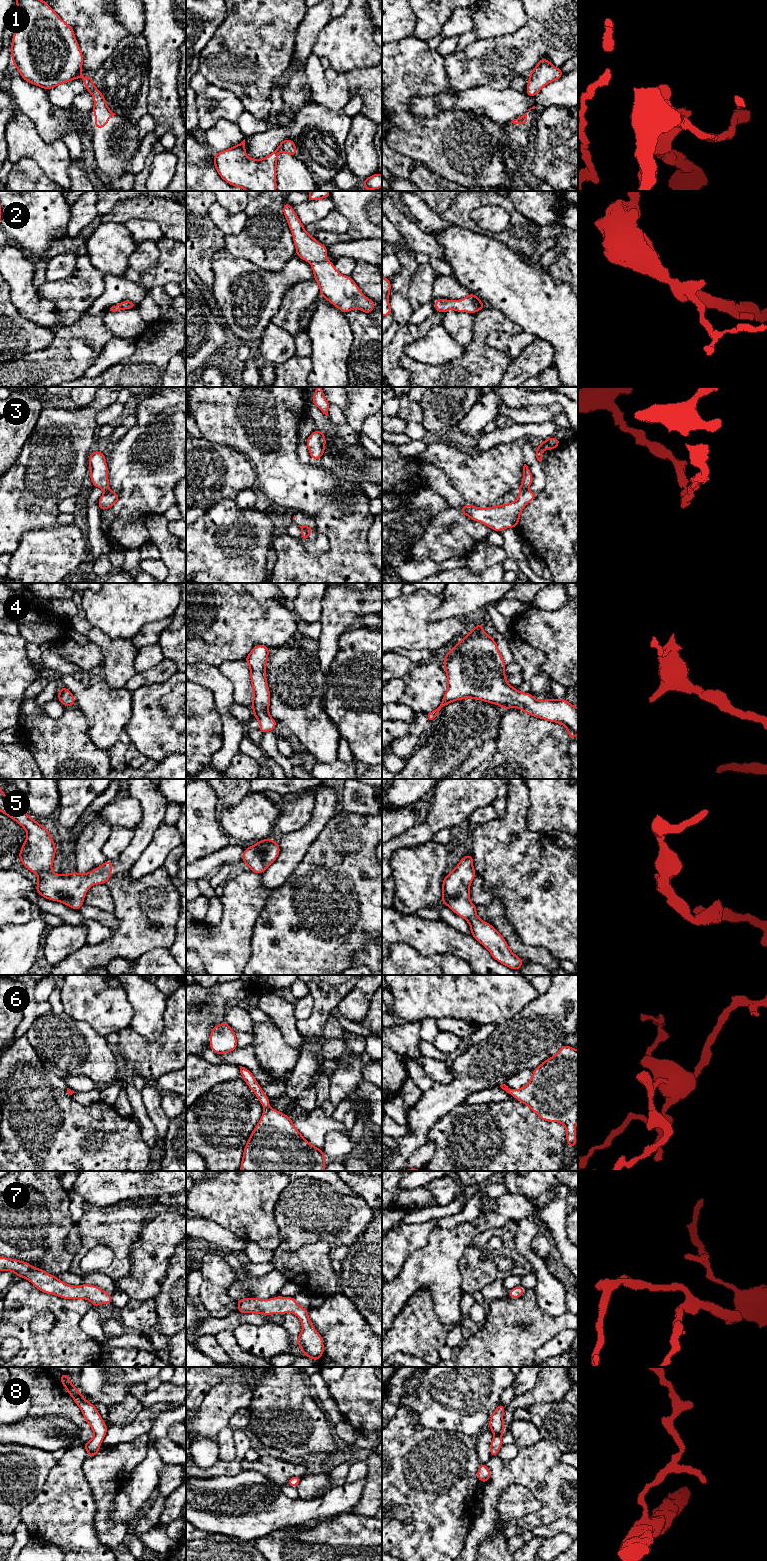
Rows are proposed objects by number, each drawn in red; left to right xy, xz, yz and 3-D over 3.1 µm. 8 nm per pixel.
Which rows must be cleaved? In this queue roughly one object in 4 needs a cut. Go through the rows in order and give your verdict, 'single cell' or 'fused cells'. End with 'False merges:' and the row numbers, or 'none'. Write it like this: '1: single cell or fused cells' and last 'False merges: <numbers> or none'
1: single cell
2: single cell
3: fused cells
4: single cell
5: single cell
6: single cell
7: single cell
8: single cell
False merges: 3

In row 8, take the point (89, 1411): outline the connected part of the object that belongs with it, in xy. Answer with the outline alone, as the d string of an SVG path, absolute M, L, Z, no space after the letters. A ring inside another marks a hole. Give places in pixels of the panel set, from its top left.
M67 1373L61 1374L60 1381L81 1409L86 1422L94 1431L94 1437L87 1443L82 1443L88 1456L90 1458L94 1457L100 1449L101 1442L105 1438L108 1427L97 1411L96 1406L88 1402L85 1397L80 1394L79 1390L72 1385Z

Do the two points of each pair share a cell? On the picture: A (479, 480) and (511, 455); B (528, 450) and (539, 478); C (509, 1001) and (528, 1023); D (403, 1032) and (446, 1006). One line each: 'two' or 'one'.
A: one
B: one
C: two
D: two

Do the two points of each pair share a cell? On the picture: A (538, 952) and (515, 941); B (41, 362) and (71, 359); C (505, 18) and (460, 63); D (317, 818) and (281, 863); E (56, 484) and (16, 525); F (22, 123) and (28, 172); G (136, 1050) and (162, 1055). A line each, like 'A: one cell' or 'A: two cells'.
A: one cell
B: one cell
C: two cells
D: one cell
E: one cell
F: two cells
G: one cell

